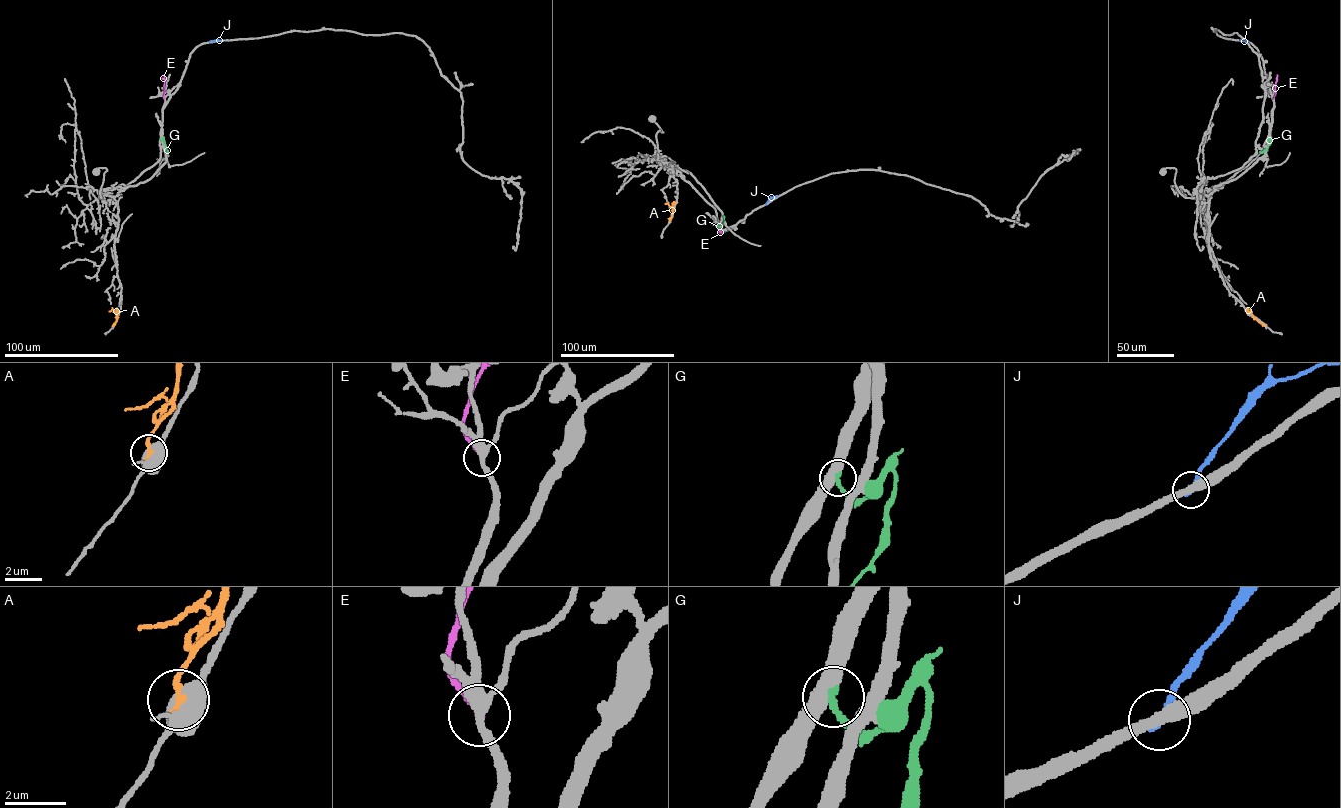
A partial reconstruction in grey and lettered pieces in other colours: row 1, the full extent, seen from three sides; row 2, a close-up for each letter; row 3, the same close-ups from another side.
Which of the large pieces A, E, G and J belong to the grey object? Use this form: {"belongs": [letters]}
{"belongs": ["E"]}

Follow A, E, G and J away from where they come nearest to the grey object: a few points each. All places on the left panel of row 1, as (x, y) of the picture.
A: (113, 325), (117, 314), (112, 309), (109, 311)
E: (164, 98), (164, 75)
G: (160, 139), (163, 138), (167, 150)
J: (209, 41), (221, 40)

